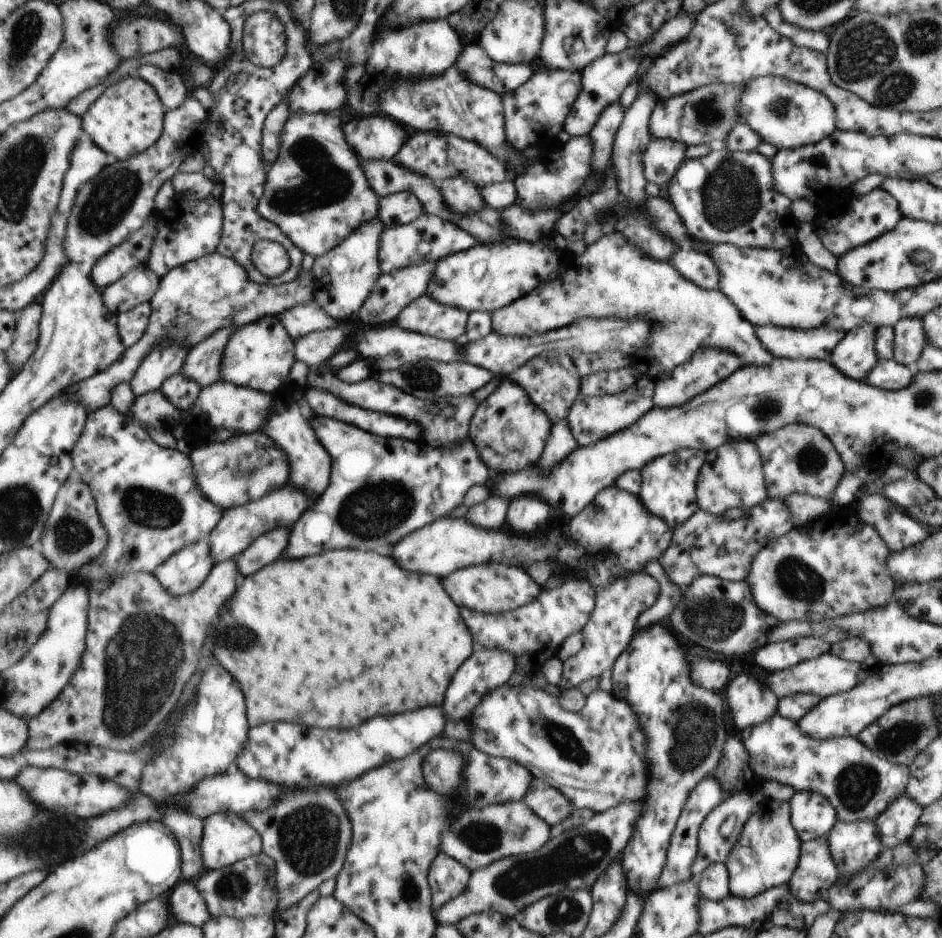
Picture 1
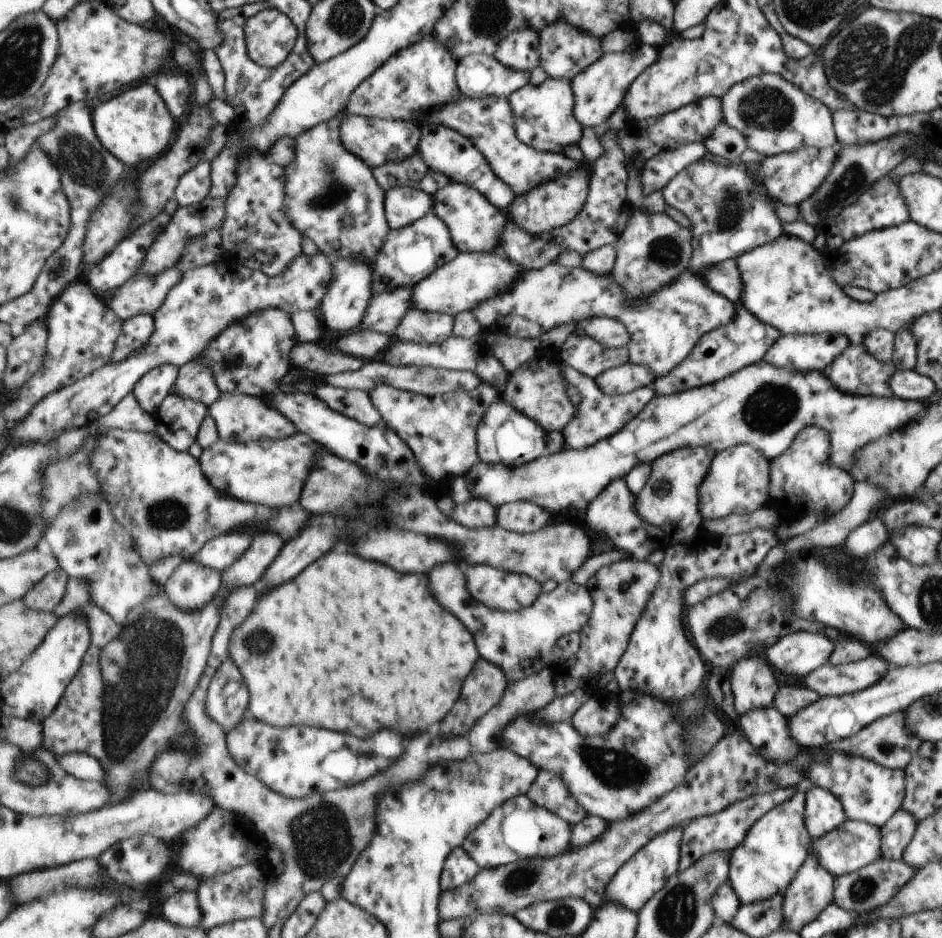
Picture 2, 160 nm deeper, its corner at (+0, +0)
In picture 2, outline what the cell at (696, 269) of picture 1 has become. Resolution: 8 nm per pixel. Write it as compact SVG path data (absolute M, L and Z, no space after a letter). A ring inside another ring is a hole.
M733 259L703 270L702 280L716 293L732 303L738 303L742 295L742 277Z

